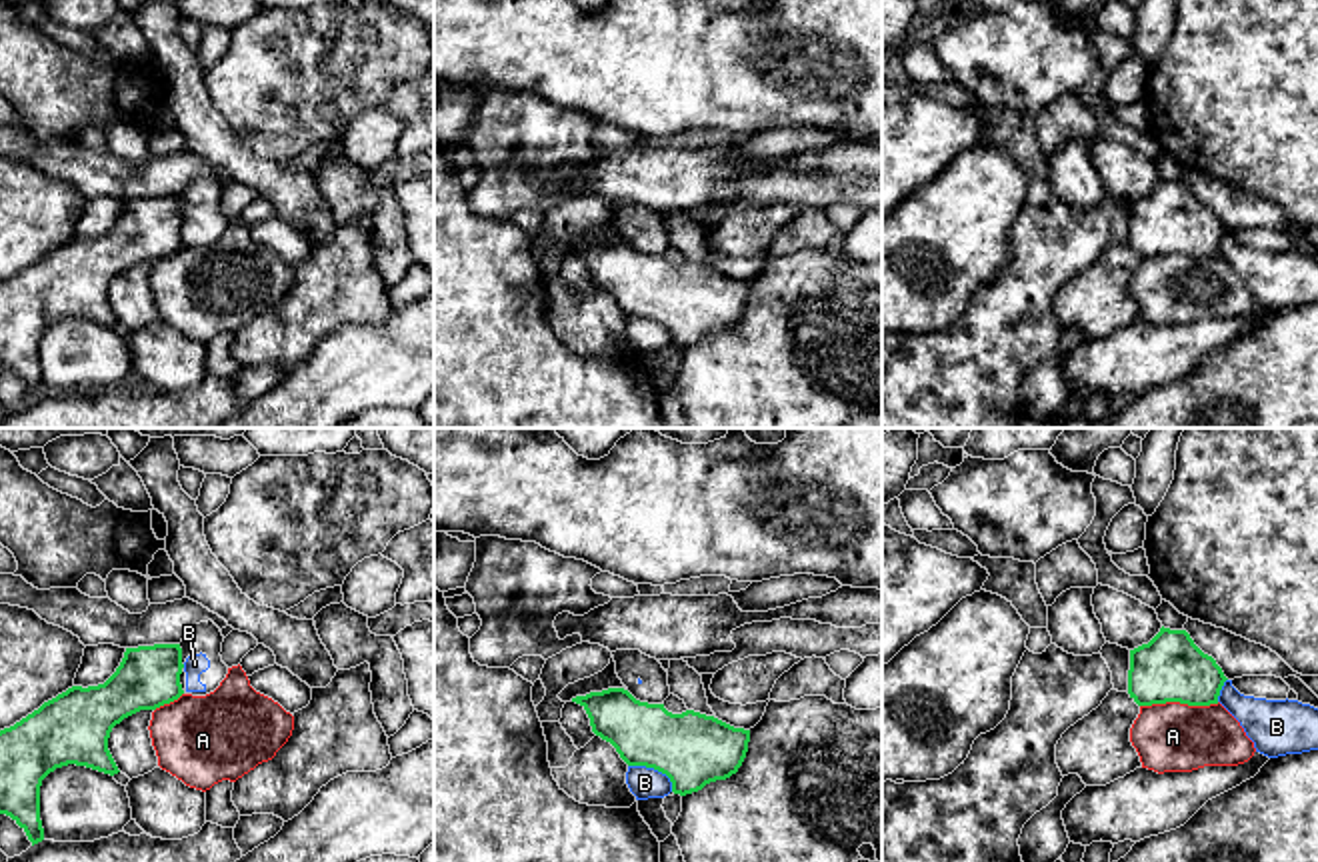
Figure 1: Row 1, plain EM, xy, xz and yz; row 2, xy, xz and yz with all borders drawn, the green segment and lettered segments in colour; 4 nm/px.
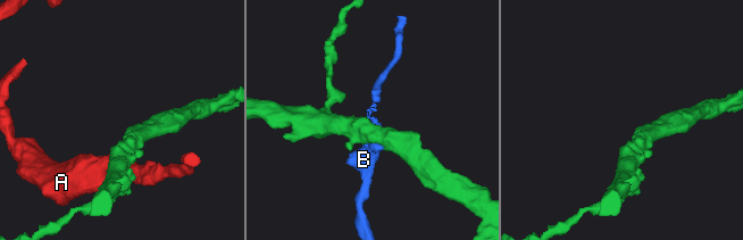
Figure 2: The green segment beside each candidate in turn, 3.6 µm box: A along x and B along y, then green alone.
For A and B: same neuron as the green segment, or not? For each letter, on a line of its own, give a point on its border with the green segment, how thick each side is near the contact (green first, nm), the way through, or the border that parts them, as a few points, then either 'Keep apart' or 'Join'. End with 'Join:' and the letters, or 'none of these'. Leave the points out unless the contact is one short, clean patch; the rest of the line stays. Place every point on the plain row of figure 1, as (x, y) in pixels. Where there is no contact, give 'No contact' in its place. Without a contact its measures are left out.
A: Touches green at yz (1178, 252). Thickness 280 nm (green) against 280 nm. Boundary: yz (1218, 254), (1152, 254), (1140, 258). Keep apart
B: Touches green at xz (654, 320). Thickness 300 nm (green) against 130 nm. Boundary: xz (628, 316), (660, 322), (672, 342). Keep apart
Join: none of these

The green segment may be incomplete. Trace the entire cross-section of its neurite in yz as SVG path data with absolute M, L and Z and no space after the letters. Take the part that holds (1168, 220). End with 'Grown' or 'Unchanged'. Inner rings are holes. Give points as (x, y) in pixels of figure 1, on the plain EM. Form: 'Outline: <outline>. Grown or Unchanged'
Outline: M1162 178L1148 196L1130 202L1128 246L1138 258L1218 256L1226 232L1216 212L1186 182Z. Unchanged

